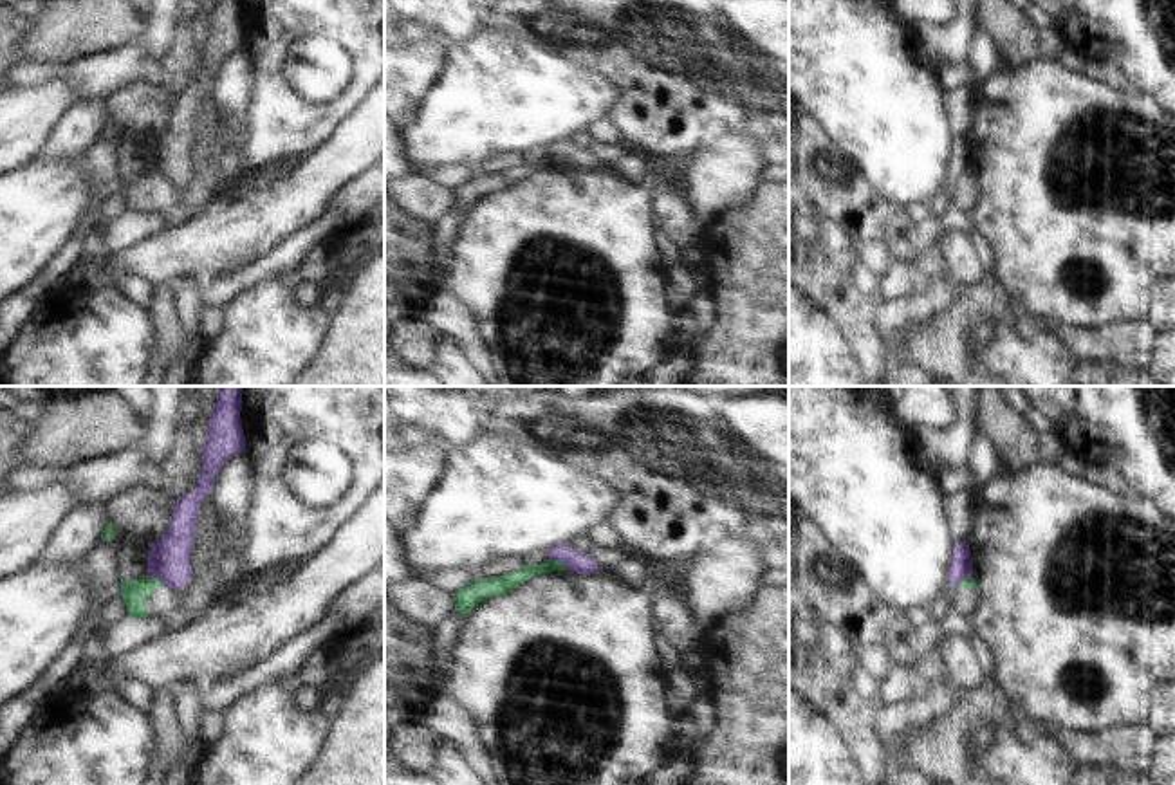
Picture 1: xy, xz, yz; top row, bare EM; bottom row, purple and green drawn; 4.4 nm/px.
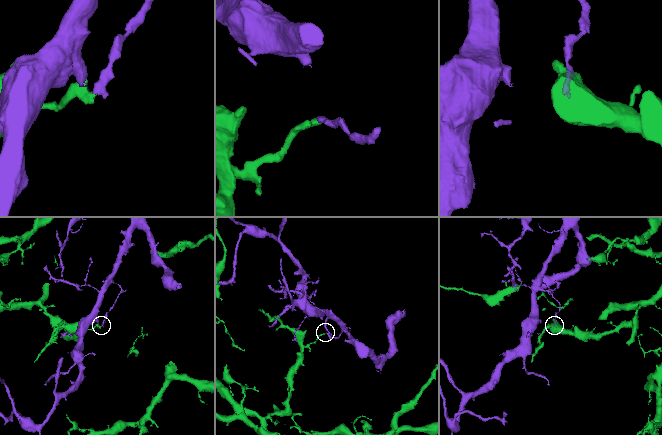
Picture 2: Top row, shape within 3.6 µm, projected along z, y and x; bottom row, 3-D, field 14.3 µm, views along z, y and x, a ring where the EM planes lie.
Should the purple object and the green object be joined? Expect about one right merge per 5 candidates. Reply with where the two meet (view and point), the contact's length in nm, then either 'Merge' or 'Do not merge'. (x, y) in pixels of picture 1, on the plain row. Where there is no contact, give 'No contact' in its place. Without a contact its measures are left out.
Touches purple at xy (154, 172). Shared border 90 nm. Do not merge.

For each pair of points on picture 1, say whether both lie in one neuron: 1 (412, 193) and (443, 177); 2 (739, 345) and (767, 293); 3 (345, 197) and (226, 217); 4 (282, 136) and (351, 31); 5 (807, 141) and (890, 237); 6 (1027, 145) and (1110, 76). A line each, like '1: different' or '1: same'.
1: different
2: same
3: different
4: same
5: same
6: different

